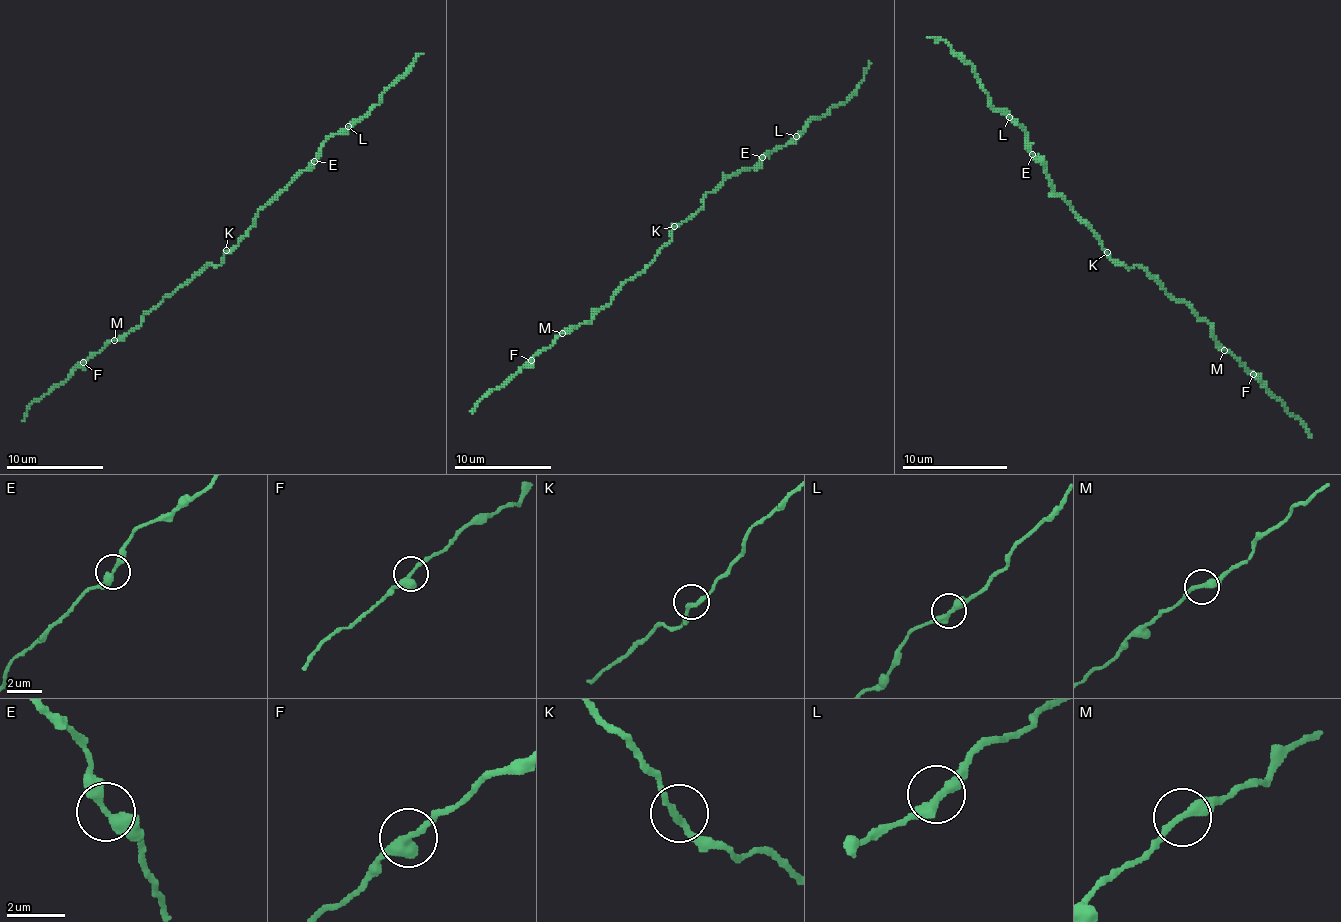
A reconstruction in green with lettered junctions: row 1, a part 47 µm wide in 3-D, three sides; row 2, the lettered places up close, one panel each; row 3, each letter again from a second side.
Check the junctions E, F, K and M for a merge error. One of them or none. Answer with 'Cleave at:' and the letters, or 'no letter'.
Cleave at: no letter

